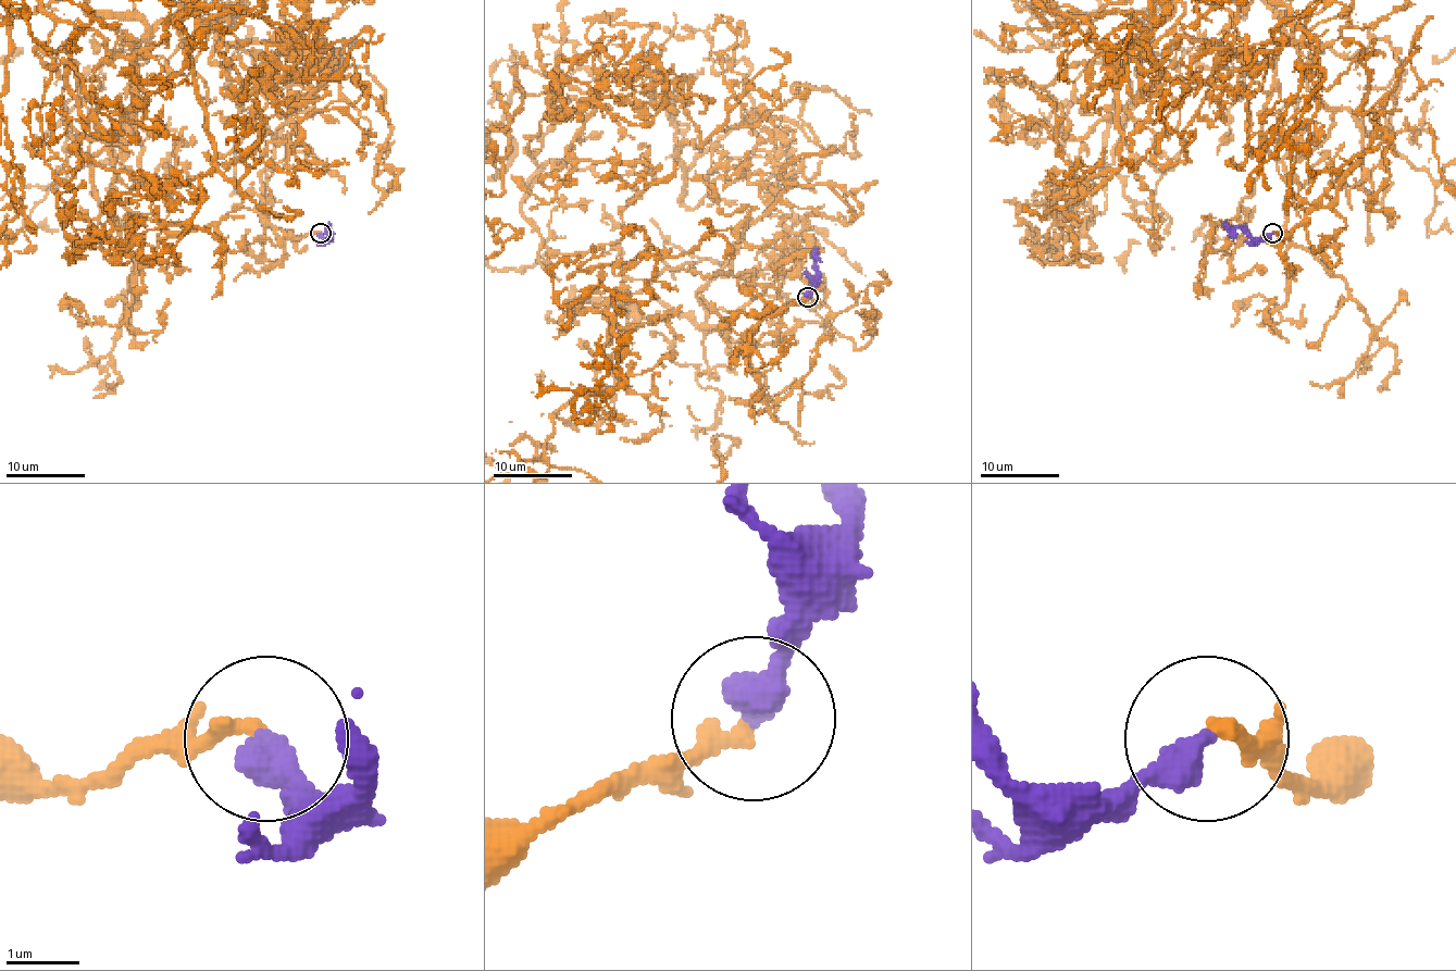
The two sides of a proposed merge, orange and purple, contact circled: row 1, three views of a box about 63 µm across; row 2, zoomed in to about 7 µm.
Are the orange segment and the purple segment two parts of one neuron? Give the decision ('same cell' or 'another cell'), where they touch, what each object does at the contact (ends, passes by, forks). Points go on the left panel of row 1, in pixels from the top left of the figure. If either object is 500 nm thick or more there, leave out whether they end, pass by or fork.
same cell; at (320, 233); orange ends there; purple ends there

